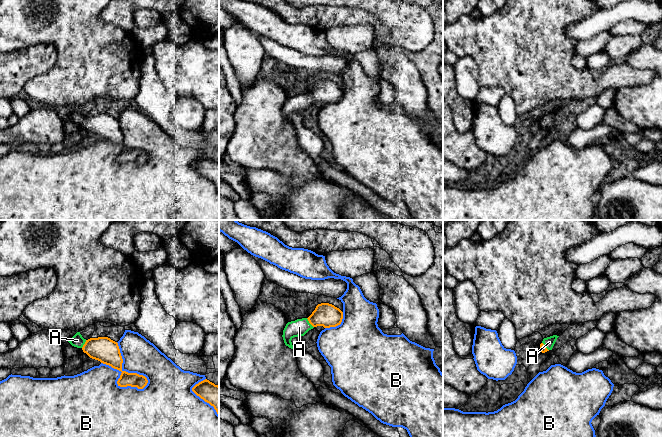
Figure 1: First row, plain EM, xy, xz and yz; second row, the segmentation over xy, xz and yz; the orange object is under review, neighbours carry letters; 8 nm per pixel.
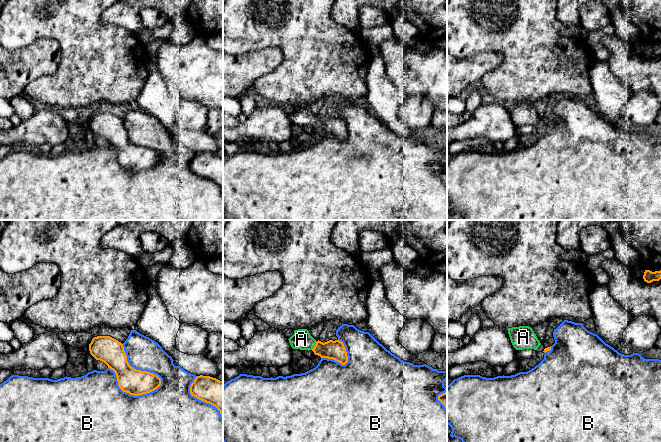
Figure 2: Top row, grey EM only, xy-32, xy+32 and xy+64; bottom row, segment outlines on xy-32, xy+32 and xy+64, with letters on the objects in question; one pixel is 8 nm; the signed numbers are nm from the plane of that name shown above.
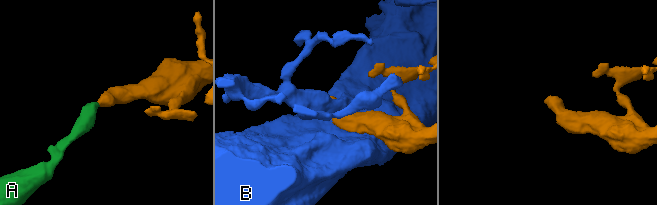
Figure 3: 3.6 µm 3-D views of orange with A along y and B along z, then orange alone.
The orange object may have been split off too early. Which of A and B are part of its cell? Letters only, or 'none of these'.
A

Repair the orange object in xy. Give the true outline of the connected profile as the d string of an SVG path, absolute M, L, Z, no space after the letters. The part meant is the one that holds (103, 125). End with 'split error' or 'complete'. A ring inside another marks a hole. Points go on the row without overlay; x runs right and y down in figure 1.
M77 108L68 118L74 123L81 124L90 134L121 147L122 149L117 157L118 162L143 165L147 161L148 156L145 152L122 146L123 135L118 119L110 114L98 113L86 116L80 108Z; split error

